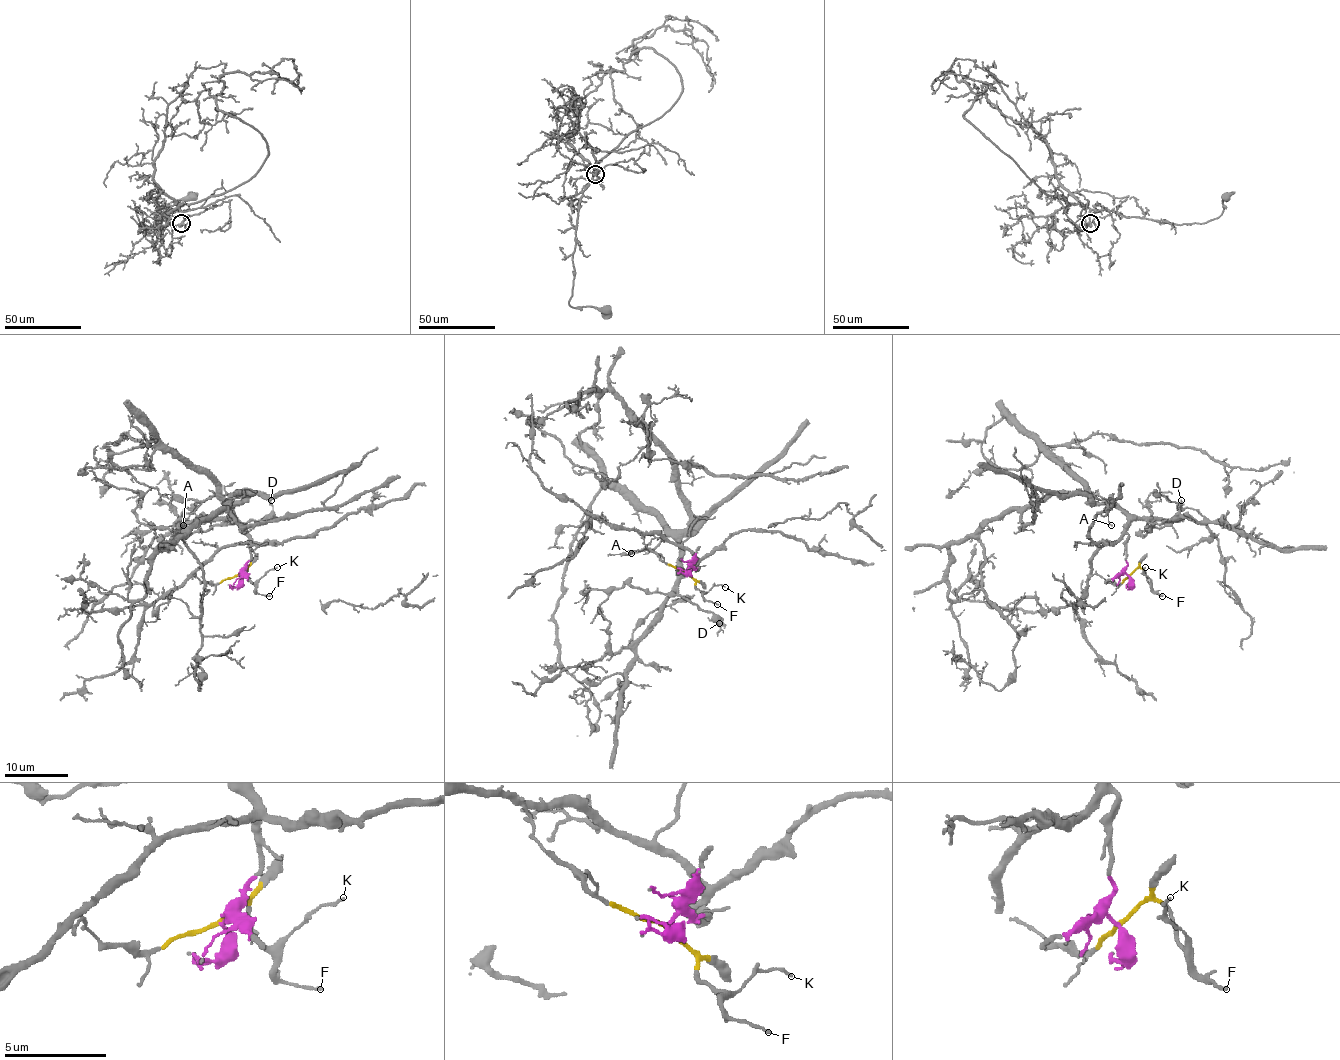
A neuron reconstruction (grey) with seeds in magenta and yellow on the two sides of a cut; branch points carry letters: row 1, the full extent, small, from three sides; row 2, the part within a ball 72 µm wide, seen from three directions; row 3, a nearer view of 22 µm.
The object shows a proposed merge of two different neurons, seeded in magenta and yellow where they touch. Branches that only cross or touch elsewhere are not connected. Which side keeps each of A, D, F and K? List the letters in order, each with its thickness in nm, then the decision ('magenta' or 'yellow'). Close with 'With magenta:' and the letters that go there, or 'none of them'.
A: 130 nm thick; magenta
D: 140 nm thick; magenta
F: 130 nm thick; yellow
K: 130 nm thick; yellow
With magenta: A, D

